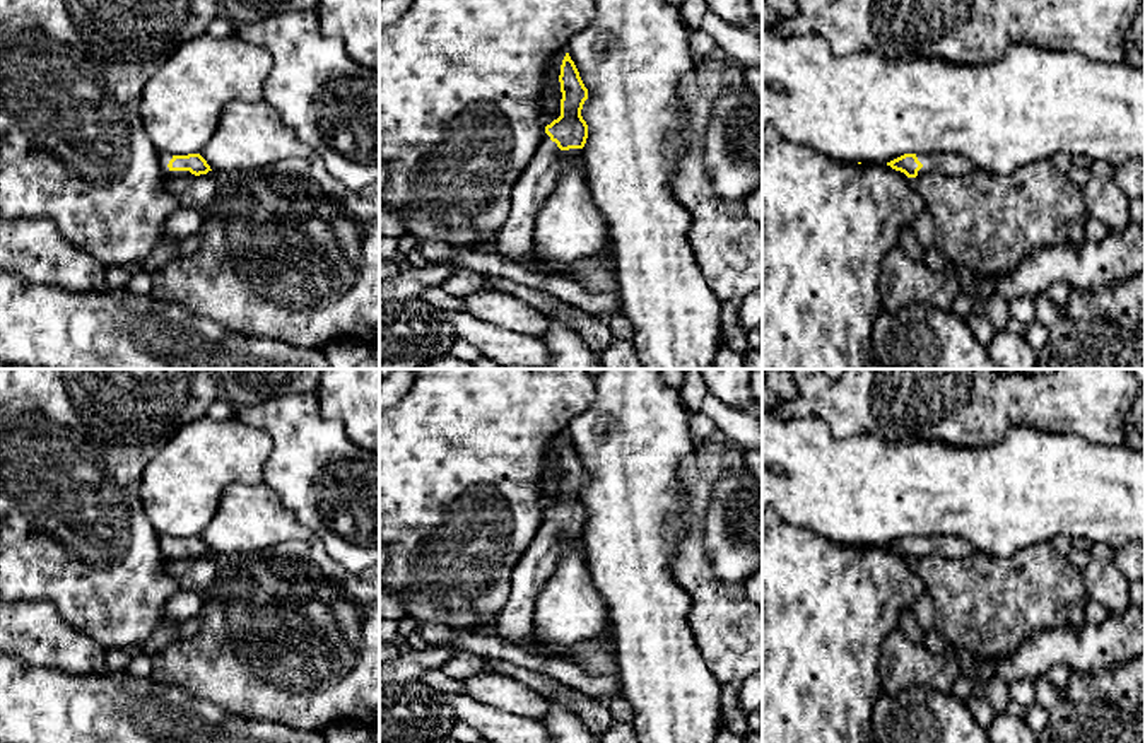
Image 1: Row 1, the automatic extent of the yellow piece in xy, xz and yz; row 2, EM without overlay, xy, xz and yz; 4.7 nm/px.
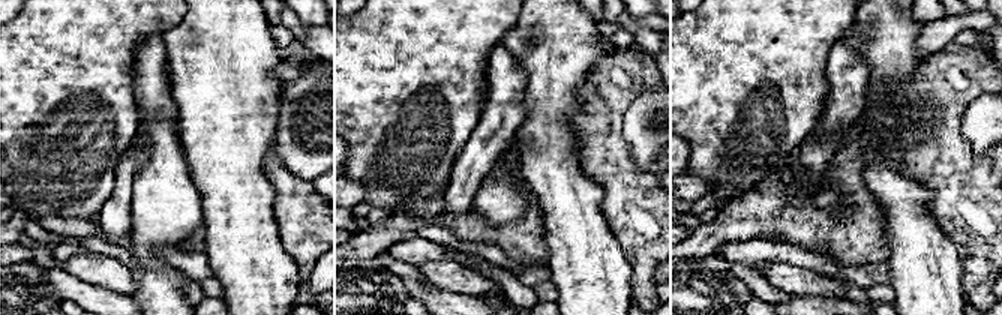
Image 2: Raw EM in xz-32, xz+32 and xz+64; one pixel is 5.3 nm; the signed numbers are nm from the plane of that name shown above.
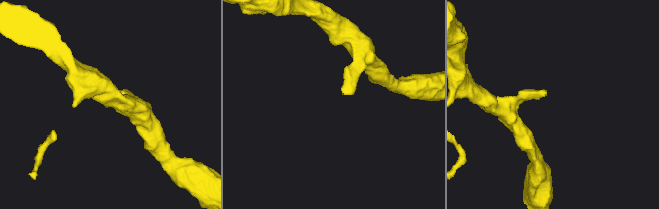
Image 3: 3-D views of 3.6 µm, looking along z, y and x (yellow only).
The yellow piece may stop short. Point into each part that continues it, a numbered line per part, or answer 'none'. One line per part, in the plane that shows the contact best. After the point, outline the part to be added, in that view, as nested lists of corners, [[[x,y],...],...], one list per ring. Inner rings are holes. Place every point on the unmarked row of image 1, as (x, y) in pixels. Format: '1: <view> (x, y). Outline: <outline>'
1: xz (537, 564). Outline: [[[545,516],[535,538],[518,560],[511,574],[511,594],[497,615],[494,634],[504,642],[521,647],[533,632],[537,594],[555,572],[564,540],[583,540],[583,531],[561,533]]]

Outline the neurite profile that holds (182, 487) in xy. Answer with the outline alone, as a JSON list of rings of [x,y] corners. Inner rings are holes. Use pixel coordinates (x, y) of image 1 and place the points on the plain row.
[[[208,417],[185,425],[145,466],[140,478],[144,511],[159,536],[200,536],[214,519],[222,492],[232,483],[263,482],[263,466],[272,453],[270,436],[239,417]]]

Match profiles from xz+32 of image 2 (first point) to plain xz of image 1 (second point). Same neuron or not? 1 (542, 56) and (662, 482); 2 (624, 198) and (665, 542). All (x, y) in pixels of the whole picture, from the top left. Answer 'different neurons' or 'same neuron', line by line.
1: same neuron
2: different neurons

